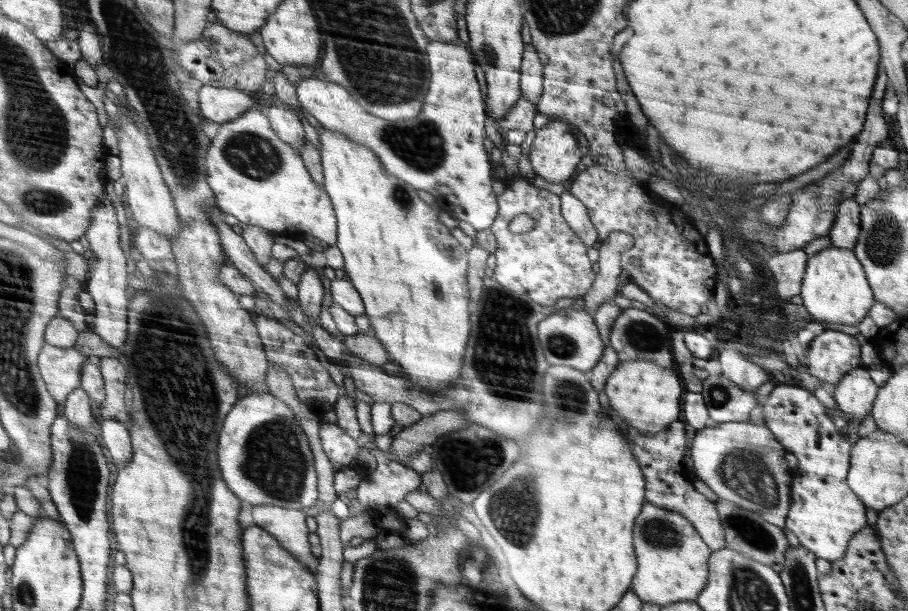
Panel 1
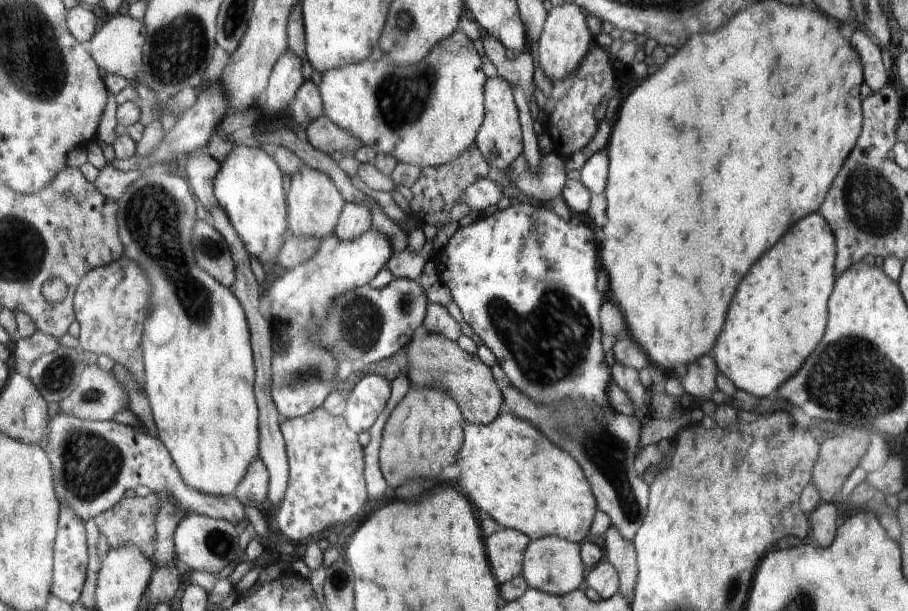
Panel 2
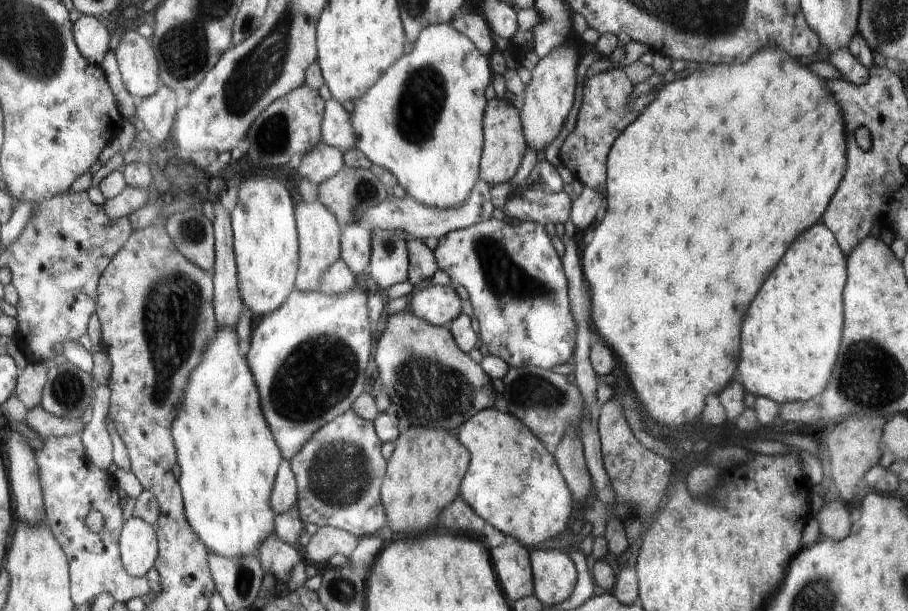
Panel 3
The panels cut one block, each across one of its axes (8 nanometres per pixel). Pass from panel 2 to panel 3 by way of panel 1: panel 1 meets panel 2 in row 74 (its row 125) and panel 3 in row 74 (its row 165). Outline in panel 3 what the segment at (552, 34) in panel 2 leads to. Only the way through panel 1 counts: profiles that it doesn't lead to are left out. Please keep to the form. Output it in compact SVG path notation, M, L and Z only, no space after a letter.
M564 44L560 48L556 48L554 52L550 52L548 56L539 58L536 67L531 70L532 78L528 86L525 86L525 92L523 94L524 106L523 110L523 123L524 130L526 131L526 137L528 139L528 146L532 146L538 151L545 152L546 148L556 139L570 108L572 108L572 102L574 102L574 90L576 90L576 66L578 66L578 52L577 48L570 48L569 44Z

